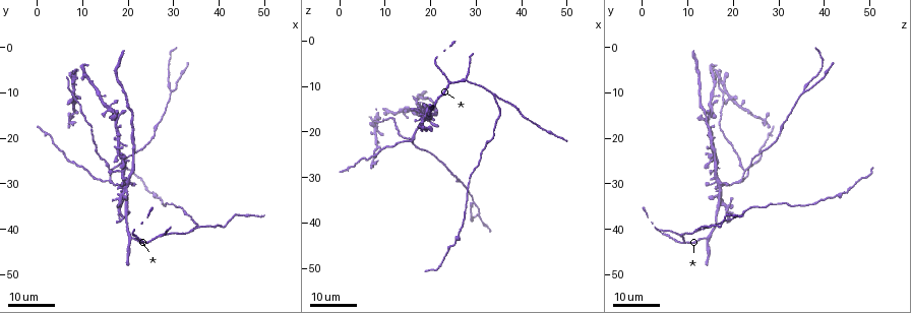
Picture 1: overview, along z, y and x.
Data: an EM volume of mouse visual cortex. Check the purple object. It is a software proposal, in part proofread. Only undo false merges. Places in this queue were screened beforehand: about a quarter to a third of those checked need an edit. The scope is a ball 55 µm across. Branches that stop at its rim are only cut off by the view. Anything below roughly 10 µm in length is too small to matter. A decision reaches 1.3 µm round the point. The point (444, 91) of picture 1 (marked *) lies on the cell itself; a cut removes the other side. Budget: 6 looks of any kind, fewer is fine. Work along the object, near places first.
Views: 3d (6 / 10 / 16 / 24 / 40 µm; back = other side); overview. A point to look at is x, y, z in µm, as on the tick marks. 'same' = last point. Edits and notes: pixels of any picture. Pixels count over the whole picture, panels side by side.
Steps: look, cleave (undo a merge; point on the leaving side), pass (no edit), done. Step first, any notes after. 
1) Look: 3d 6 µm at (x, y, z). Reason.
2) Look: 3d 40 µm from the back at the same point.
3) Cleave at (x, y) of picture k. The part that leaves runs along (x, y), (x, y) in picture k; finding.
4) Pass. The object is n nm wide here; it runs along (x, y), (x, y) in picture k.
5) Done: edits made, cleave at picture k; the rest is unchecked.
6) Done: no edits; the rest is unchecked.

Look: 3d 24 µm at (20.5, 42.0, 14.0). Sudden change in width.

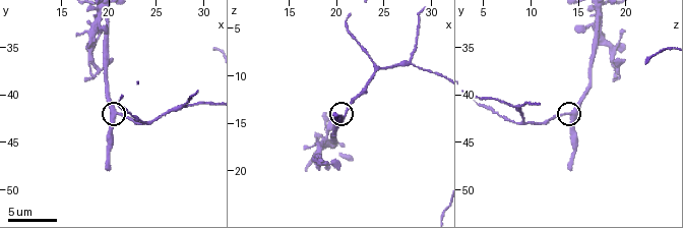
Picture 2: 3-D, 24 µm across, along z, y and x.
Look: 3d 6 µm at (20.6, 42.2, 14.2).

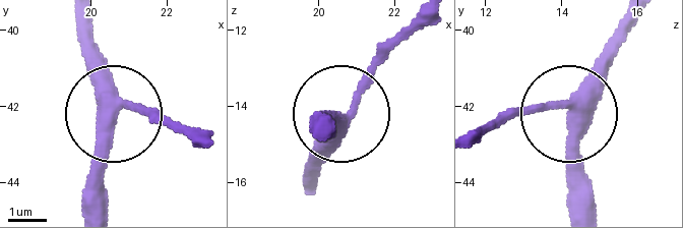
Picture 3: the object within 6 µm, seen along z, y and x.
Pass. It runs along (419, 21), (306, 164) in picture 3; one cell here.

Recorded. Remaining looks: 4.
Look: 3d 24 µm at (34.0, 40.5, 13.0). Small branch off a trunk.

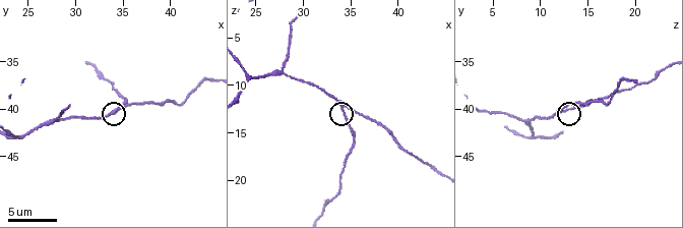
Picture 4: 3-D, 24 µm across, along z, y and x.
Look: 3d 6 µm at (34.2, 40.2, 12.6).

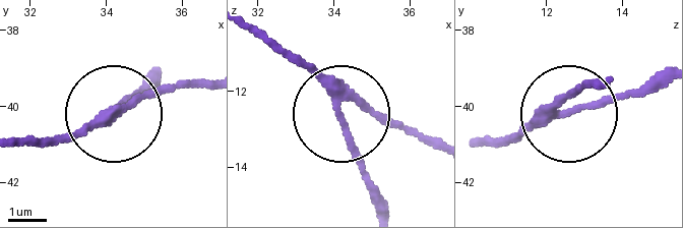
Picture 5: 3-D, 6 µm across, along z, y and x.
Pass. The side arm is 21 µm long; it runs along (473, 137), (528, 131), (557, 118), (573, 92), (596, 89) in picture 5; one cell here.

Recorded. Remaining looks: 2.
Look: 3d 16 µm at (16.0, 26.5, 22.5). Three arms meet.

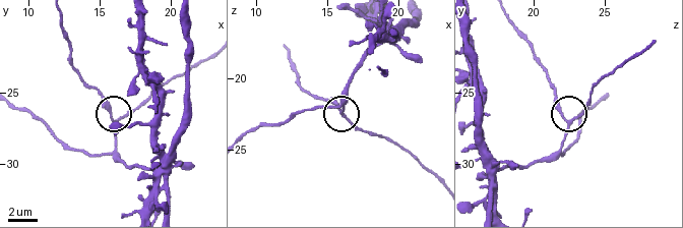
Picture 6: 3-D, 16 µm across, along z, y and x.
Look: 3d 6 µm at (16.2, 27.2, 22.6). Zoom in.

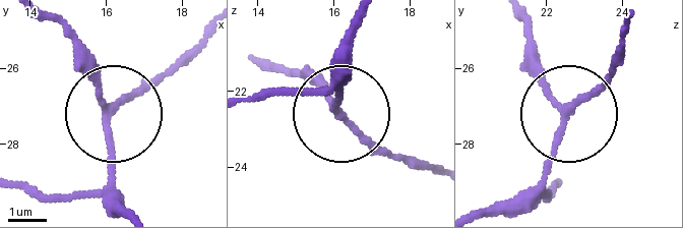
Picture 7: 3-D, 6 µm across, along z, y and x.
Pass. It runs along (131, 210), (106, 135), (112, 106), (60, 21) in picture 7; continuous, no second cell.

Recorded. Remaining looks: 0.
Done: no edits; the rest is unchecked.

